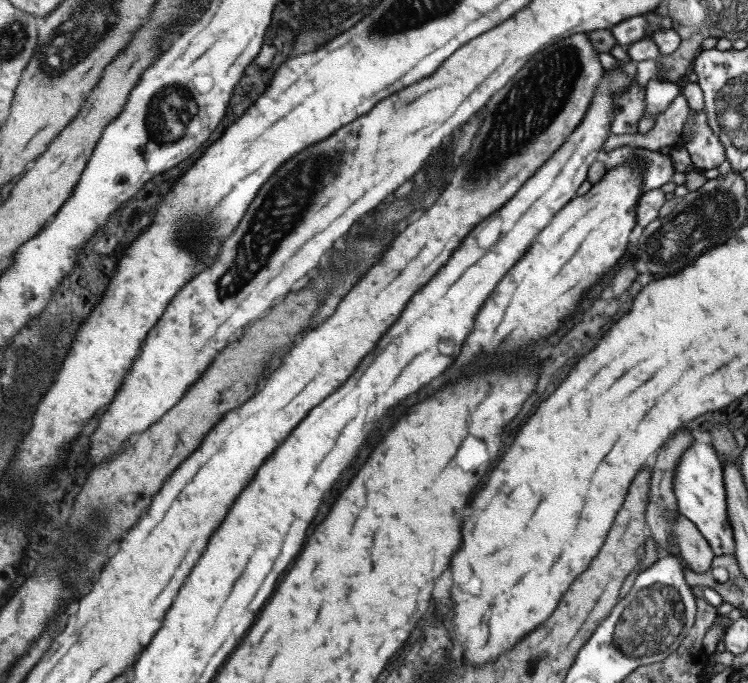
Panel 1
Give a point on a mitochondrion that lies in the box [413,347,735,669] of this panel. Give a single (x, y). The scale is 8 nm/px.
(655, 620)

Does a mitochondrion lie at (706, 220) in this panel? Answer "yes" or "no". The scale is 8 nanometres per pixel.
yes

